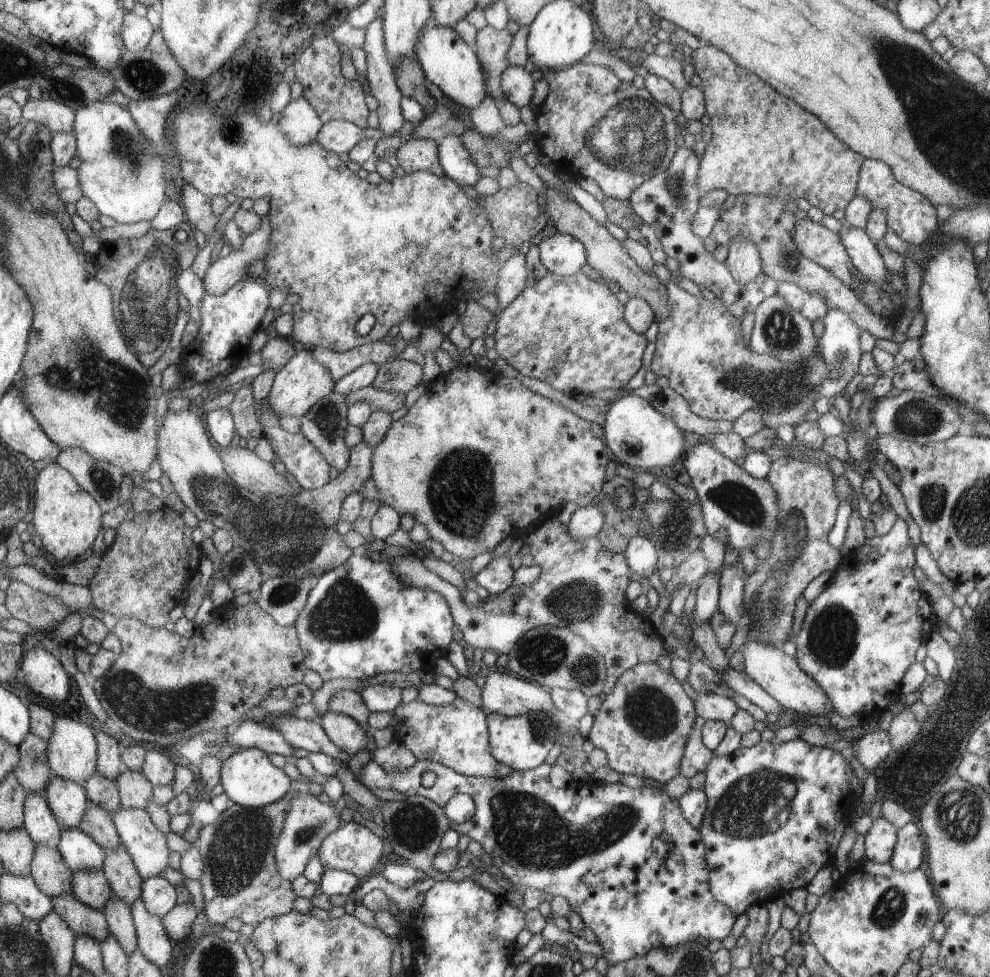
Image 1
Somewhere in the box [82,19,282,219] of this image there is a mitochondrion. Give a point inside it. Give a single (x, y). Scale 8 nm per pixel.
(144, 76)

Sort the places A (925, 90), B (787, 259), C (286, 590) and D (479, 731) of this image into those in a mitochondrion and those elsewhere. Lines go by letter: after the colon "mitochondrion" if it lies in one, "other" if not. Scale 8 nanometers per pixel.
A: mitochondrion
B: mitochondrion
C: mitochondrion
D: other

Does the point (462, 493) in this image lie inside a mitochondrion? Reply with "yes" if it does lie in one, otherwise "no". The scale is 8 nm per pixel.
yes

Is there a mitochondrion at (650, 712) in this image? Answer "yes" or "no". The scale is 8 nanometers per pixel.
yes

